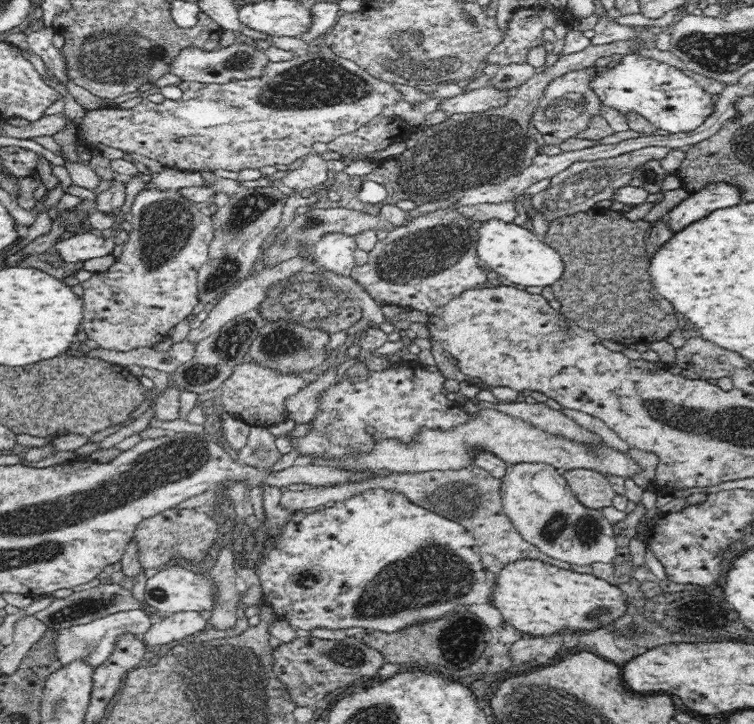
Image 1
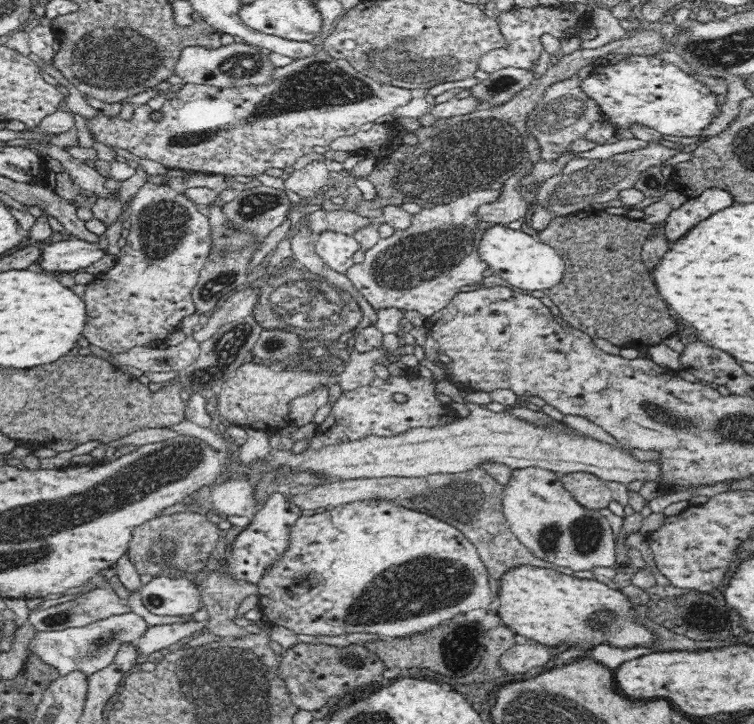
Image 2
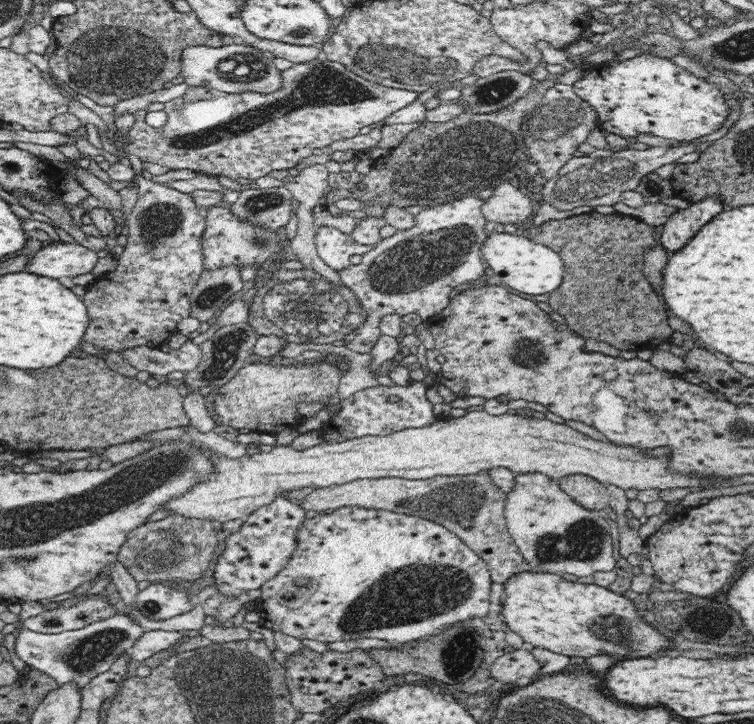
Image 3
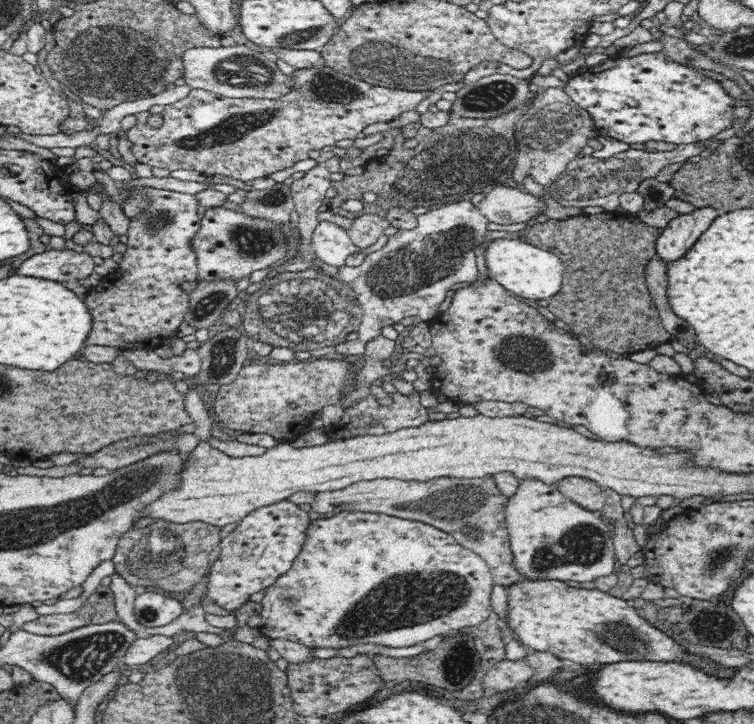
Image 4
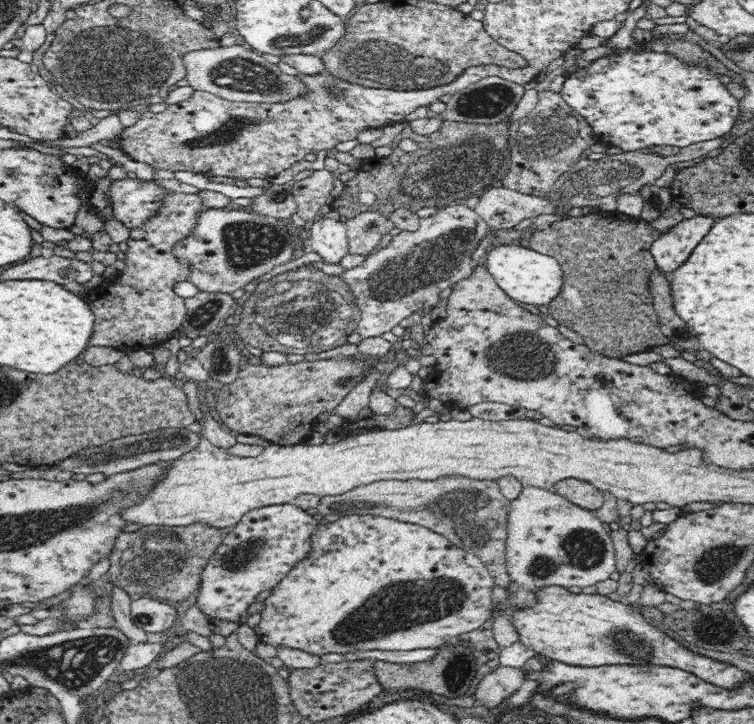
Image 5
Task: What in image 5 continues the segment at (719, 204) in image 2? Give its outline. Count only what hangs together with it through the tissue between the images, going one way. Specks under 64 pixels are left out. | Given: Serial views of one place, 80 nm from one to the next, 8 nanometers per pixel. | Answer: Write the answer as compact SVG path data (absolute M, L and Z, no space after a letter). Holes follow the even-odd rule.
M696 215L663 233L650 248L655 269L669 276L676 268L680 268L680 264L688 260L692 250L702 242L715 221L712 216Z

